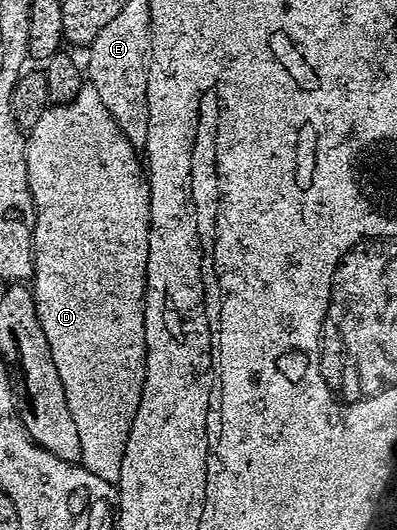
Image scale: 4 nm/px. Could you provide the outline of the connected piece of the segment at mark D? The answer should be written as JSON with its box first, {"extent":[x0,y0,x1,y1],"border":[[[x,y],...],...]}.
{"extent":[27,83,149,482],"border":[[[85,83],[79,95],[66,105],[50,104],[43,115],[39,115],[39,123],[33,125],[37,134],[35,145],[27,149],[27,171],[31,195],[37,204],[37,226],[33,240],[33,275],[31,288],[37,304],[39,323],[43,327],[43,335],[47,335],[47,343],[51,347],[51,359],[55,359],[55,371],[59,371],[59,379],[63,379],[63,391],[67,395],[67,407],[71,407],[71,419],[75,419],[75,428],[79,430],[79,447],[81,448],[80,464],[88,473],[99,475],[99,479],[120,482],[123,471],[123,455],[127,447],[127,439],[131,431],[131,423],[137,414],[137,408],[145,391],[145,268],[147,267],[147,251],[149,250],[149,179],[143,168],[142,158],[138,150],[123,135],[123,131],[111,119],[111,111],[103,107],[103,99],[99,99],[99,91]]]}

